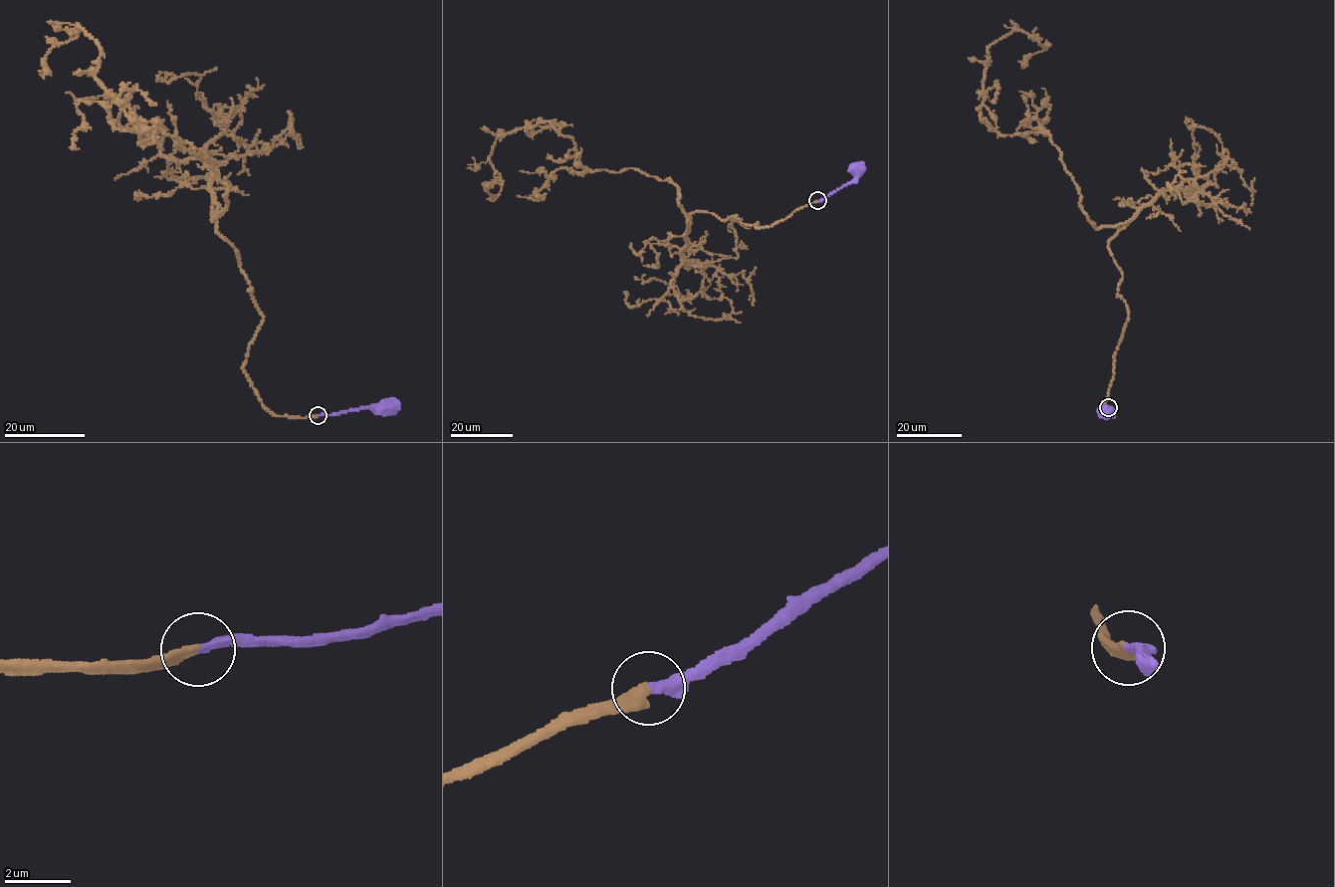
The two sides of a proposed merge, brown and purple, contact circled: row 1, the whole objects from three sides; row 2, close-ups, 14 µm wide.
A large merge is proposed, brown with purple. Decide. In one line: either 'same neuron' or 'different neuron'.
same neuron

